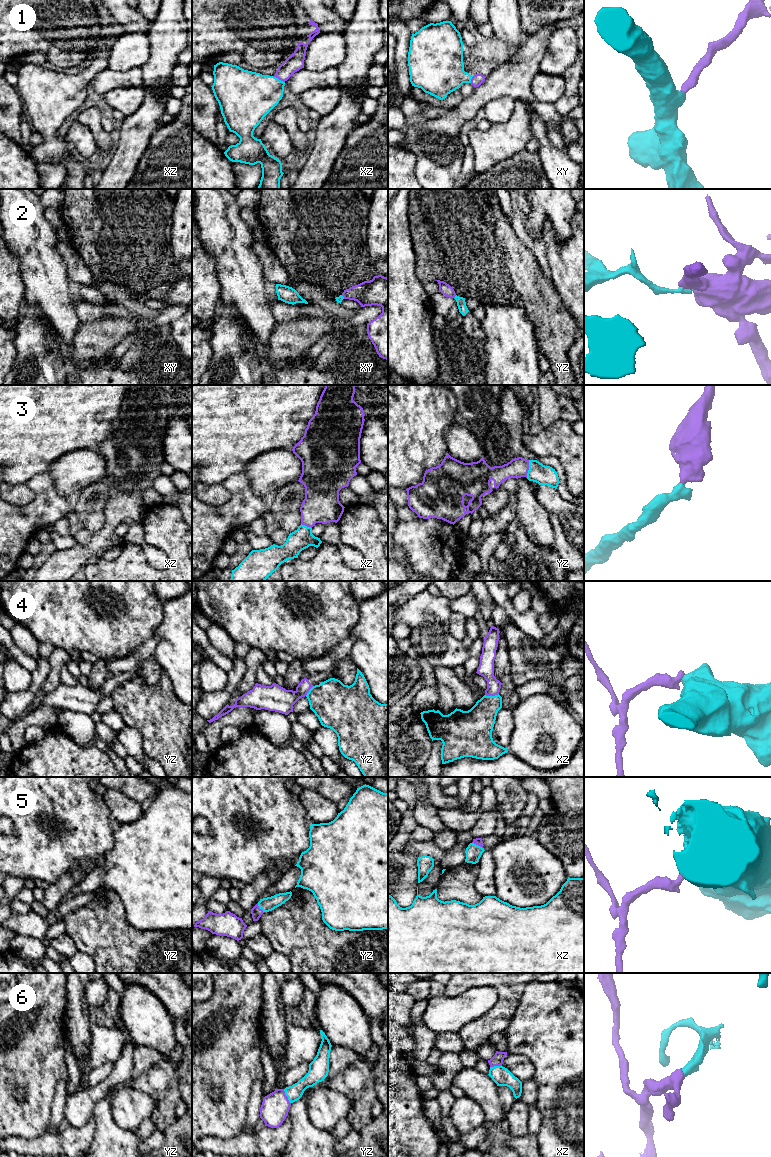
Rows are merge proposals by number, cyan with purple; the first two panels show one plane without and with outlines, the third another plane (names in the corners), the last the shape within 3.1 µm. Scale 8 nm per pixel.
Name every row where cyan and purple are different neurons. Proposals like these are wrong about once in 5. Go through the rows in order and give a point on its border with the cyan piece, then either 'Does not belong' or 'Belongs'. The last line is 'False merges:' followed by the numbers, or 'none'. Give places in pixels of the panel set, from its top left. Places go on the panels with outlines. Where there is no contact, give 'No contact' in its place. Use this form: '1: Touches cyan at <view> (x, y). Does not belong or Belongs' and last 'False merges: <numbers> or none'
1: Touches cyan at xz (278, 79). Belongs
2: Touches cyan at yz (455, 297). Does not belong
3: Touches cyan at yz (529, 469). Belongs
4: Touches cyan at xz (491, 696). Does not belong
5: Touches cyan at xz (477, 845). Belongs
6: Touches cyan at yz (286, 1095). Belongs
False merges: 2, 4

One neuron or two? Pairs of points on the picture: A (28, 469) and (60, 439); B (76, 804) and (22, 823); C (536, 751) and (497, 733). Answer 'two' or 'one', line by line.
A: one
B: one
C: two

